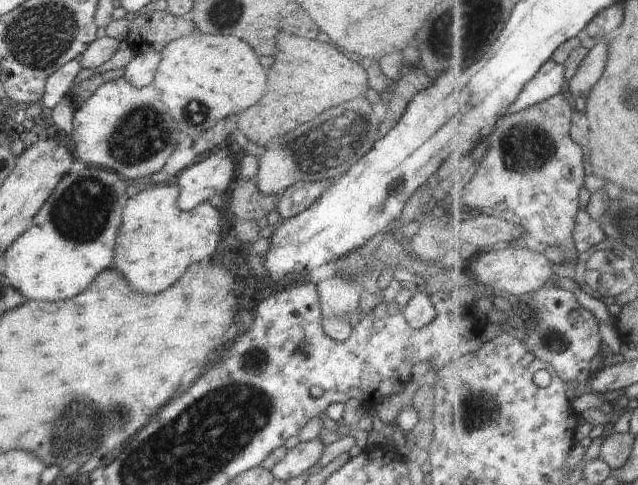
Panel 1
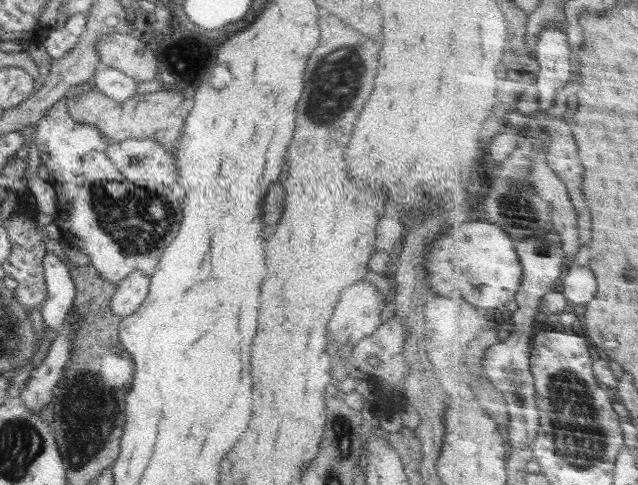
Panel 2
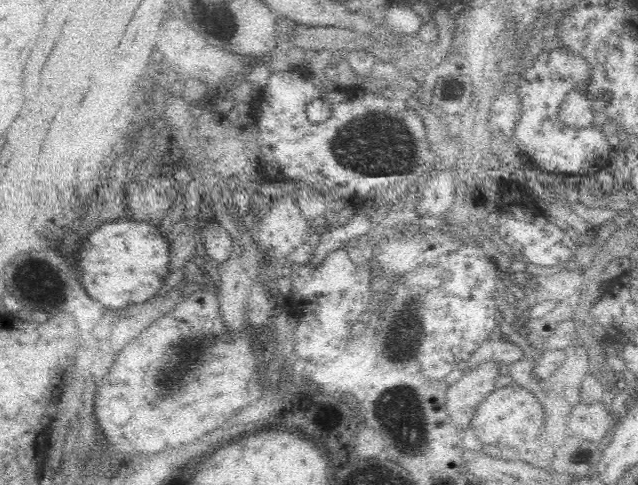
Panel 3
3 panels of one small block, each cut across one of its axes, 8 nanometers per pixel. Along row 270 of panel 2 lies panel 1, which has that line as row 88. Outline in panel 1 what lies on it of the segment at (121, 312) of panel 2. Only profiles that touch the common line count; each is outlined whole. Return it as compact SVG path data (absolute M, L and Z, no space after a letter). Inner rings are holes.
M150 48L137 52L135 58L123 68L123 79L127 80L132 88L141 89L152 85L160 59L160 52L154 52Z

